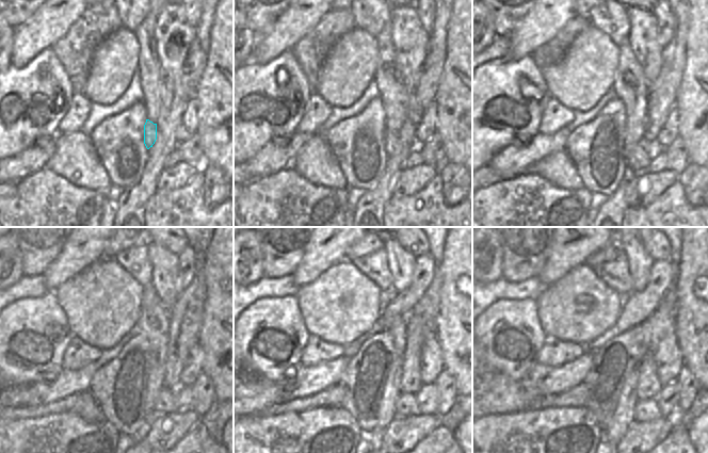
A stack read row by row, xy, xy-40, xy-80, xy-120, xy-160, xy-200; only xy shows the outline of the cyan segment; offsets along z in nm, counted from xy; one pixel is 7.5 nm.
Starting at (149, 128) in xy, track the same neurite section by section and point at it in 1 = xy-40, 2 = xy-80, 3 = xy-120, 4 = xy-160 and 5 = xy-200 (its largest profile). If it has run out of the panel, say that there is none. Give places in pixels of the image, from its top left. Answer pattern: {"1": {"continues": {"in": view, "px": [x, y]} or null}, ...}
{"1": {"continues": {"in": "xy-40", "px": [390, 138]}}, "2": {"continues": {"in": "xy-80", "px": [638, 158]}}, "3": {"continues": {"in": "xy-120", "px": [165, 403]}}, "4": {"continues": {"in": "xy-160", "px": [406, 405]}}, "5": {"continues": {"in": "xy-200", "px": [644, 410]}}}

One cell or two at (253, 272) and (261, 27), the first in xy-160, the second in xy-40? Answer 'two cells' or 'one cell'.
two cells

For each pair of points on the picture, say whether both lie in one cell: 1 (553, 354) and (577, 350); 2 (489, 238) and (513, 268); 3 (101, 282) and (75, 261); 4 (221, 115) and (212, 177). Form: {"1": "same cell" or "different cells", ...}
{"1": "same cell", "2": "different cells", "3": "different cells", "4": "different cells"}

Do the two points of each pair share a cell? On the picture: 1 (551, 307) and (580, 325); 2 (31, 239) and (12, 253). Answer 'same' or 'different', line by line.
1: same
2: different

